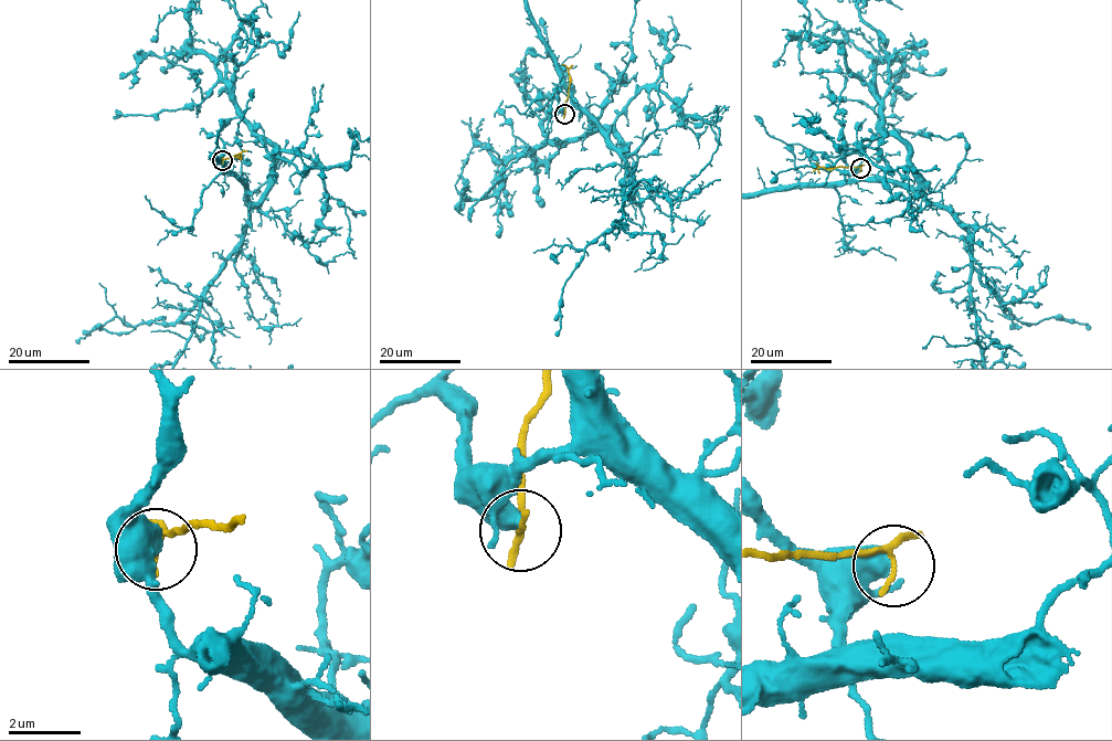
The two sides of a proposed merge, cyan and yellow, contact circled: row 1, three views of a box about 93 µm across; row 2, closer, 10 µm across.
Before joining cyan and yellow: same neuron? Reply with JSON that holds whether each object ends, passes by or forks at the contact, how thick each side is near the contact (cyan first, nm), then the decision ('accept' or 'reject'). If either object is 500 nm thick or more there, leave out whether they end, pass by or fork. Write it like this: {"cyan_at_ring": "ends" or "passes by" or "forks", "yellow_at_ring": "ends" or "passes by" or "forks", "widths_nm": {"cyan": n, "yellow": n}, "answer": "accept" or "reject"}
{"widths_nm": {"cyan": 550, "yellow": 150}, "answer": "reject"}

